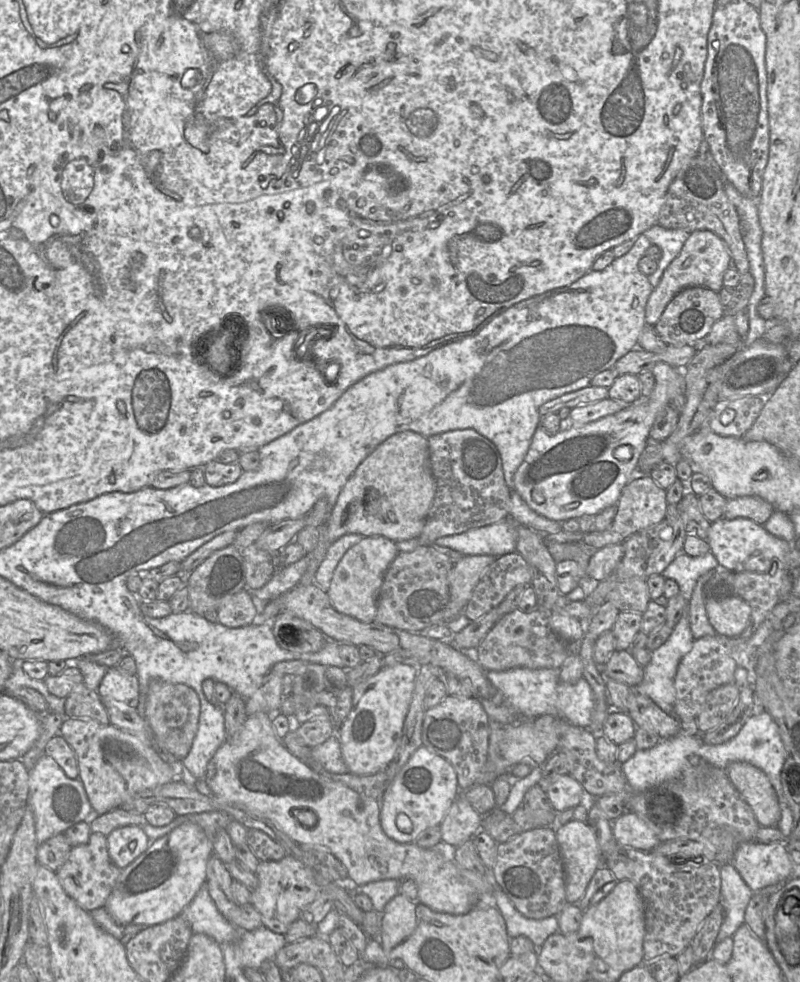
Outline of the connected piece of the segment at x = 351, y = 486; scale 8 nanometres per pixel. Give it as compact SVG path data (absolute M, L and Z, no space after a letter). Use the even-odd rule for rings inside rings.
M405 430L386 438L356 467L343 485L327 522L317 527L318 543L314 550L307 554L308 566L297 586L314 584L316 572L330 545L345 534L384 536L392 541L418 537L424 528L435 493L436 482L430 464L428 437L413 430Z

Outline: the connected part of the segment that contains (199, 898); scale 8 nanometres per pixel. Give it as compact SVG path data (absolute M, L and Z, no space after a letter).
M206 884L178 917L188 922L193 934L205 934L221 946L236 942L240 938L241 930L219 912Z

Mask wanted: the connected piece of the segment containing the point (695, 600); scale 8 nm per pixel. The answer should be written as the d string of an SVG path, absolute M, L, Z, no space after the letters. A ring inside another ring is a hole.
M713 570L699 577L691 599L688 602L689 606L689 624L694 639L699 639L703 636L716 635L716 631L710 624L706 612L706 594L705 584L707 584L715 575Z

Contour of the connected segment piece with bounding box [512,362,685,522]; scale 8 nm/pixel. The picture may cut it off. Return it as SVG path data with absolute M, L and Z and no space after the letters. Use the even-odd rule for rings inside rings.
M657 363L651 369L655 386L649 396L640 397L623 410L599 420L572 426L556 434L548 434L541 426L536 429L529 450L513 477L512 490L537 514L557 522L583 516L595 516L605 508L616 506L623 488L636 475L640 456L645 449L650 430L657 414L671 400L685 392L683 368L675 368L667 363Z

